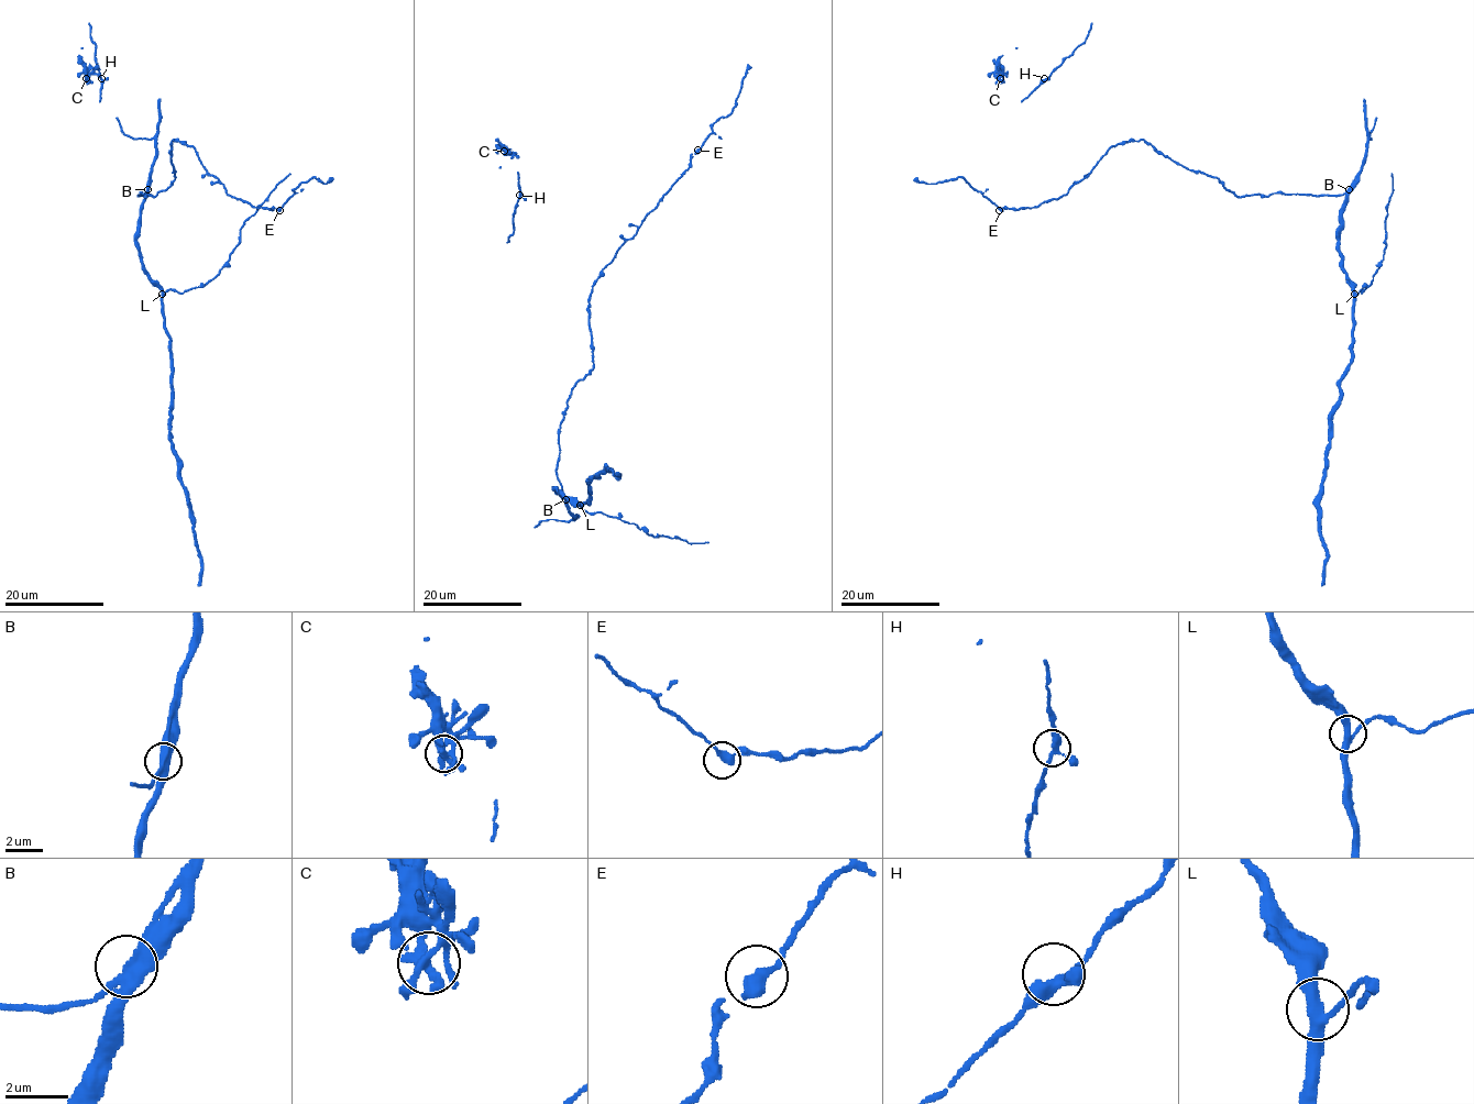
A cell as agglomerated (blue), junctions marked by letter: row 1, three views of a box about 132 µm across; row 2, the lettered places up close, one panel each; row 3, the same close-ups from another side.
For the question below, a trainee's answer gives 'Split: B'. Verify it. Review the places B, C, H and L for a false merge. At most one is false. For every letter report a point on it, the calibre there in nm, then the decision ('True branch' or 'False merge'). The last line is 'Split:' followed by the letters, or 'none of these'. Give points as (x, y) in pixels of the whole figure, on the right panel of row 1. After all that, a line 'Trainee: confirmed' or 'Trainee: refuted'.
B: Place: (1349, 189). Thickness 380 nm. True branch
C: Place: (1000, 78). Thickness 320 nm. True branch
H: Place: (1044, 78). Thickness 280 nm. True branch
L: Place: (1354, 294). Thickness 340 nm. True branch
Split: none of these
Trainee: refuted

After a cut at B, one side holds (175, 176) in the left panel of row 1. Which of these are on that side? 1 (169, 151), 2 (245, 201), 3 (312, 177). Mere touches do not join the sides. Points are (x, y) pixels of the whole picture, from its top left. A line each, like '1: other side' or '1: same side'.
1: same side
2: same side
3: same side

